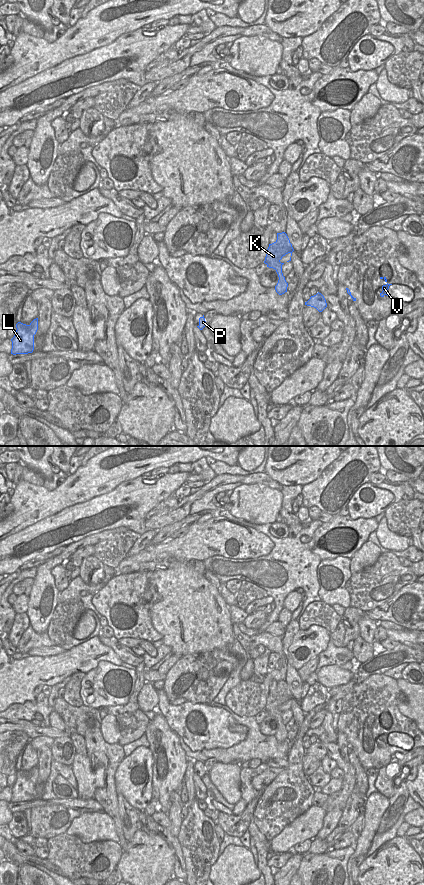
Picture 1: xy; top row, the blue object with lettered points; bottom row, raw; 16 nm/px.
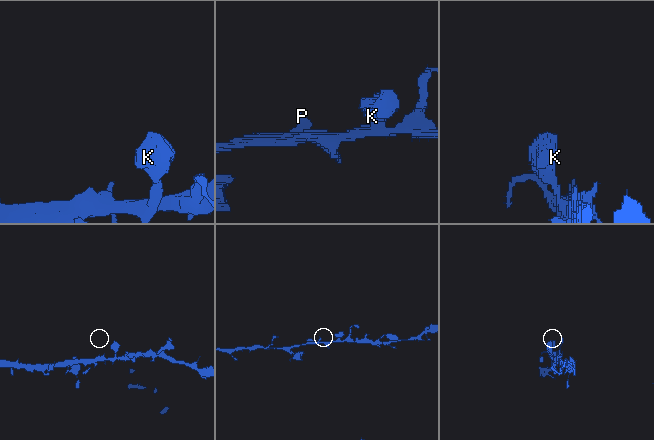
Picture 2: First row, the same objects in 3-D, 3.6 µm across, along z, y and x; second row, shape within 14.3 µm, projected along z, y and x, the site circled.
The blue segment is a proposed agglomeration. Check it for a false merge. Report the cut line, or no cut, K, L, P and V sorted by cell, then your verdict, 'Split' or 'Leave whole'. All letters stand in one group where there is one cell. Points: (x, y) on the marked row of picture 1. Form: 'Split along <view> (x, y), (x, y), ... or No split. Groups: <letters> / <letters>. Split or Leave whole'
No split. Groups: K L P V. Leave whole.

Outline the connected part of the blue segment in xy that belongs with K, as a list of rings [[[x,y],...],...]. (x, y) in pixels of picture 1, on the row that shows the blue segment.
[[[285,232],[277,233],[277,240],[274,243],[269,244],[267,249],[264,263],[267,267],[275,269],[278,274],[279,280],[275,286],[275,290],[279,295],[287,292],[288,287],[288,283],[282,273],[282,265],[284,263],[281,263],[280,260],[288,253],[292,256],[293,251],[294,249],[292,244],[290,243],[290,240]]]

